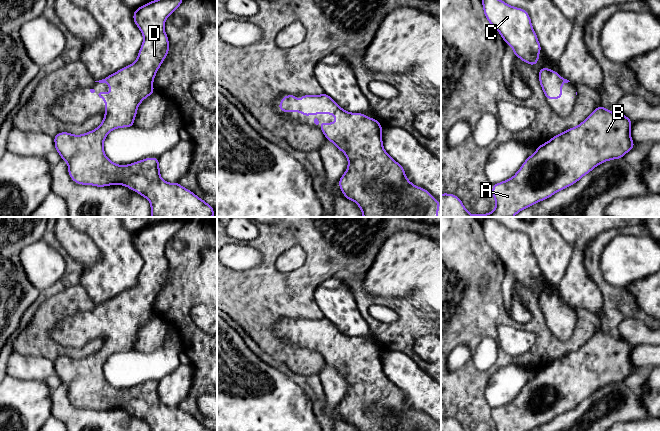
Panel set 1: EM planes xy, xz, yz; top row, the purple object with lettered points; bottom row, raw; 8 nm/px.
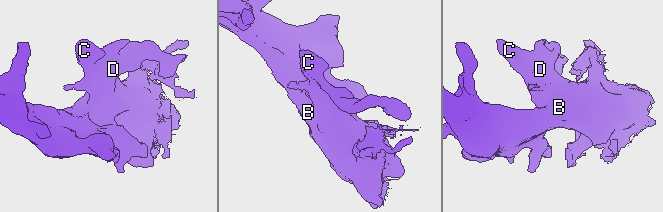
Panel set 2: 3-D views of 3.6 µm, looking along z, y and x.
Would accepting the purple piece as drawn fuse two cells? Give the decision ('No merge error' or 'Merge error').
No merge error

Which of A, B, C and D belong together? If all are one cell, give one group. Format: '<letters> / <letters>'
A B C D

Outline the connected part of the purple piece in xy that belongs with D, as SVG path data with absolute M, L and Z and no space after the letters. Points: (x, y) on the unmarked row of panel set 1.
M182 220L161 221L134 235L133 244L144 262L137 284L106 302L95 305L107 307L111 312L110 318L97 315L97 322L105 324L105 339L102 347L96 353L82 359L60 356L54 360L55 374L68 388L69 400L75 407L96 411L124 409L148 423L151 431L212 431L178 406L165 406L160 399L159 383L149 381L129 389L118 389L108 383L103 370L106 360L112 354L135 351L134 343L138 330L146 321L155 316L153 304L166 282L170 270L164 247L183 225Z

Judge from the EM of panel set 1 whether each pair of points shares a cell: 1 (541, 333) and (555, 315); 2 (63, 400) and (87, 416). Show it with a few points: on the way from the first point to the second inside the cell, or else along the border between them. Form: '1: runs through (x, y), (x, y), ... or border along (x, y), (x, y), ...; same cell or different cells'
1: border along (539, 309), (549, 331), (563, 342); different cells
2: runs through (67, 406), (77, 416), (81, 416); same cell

